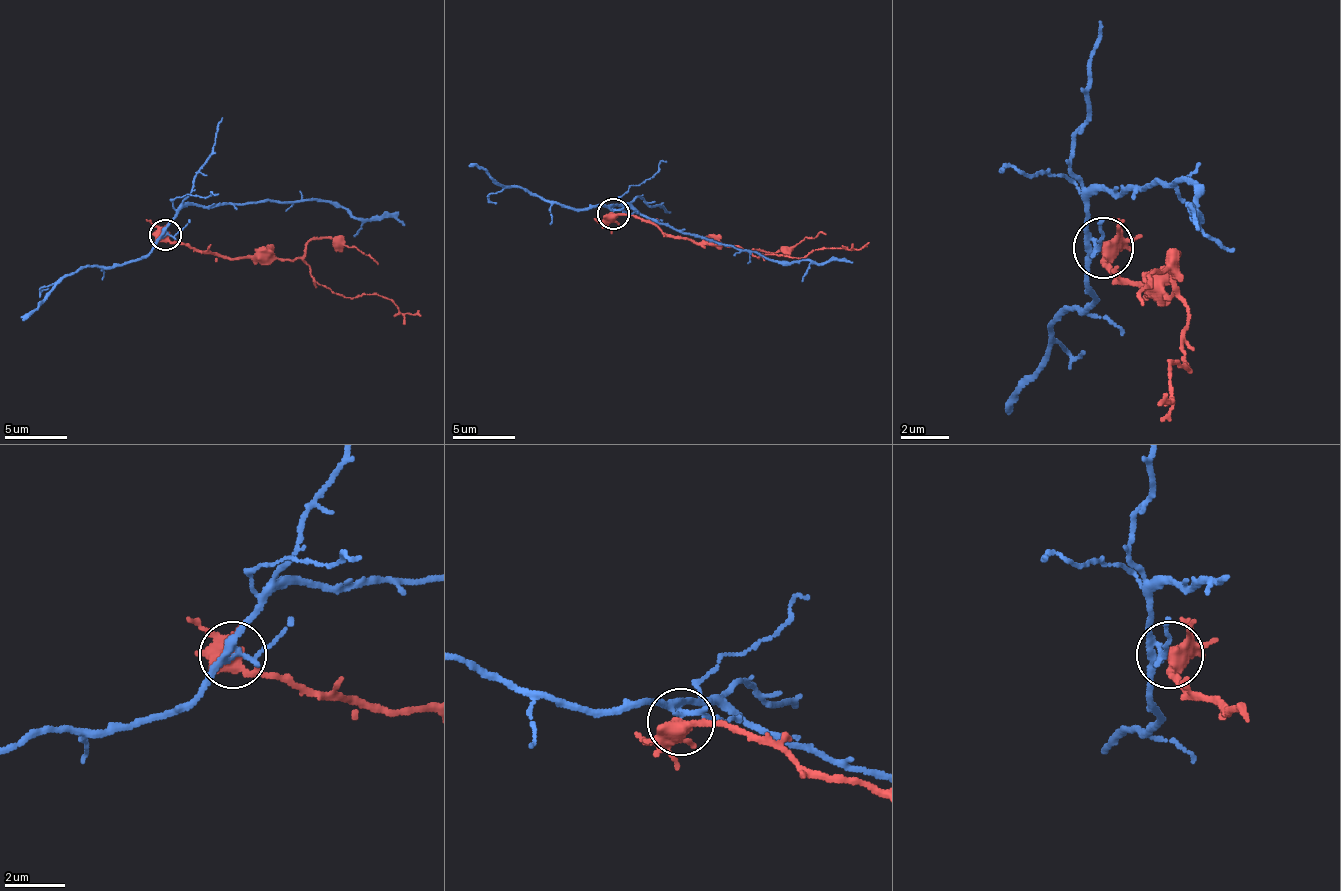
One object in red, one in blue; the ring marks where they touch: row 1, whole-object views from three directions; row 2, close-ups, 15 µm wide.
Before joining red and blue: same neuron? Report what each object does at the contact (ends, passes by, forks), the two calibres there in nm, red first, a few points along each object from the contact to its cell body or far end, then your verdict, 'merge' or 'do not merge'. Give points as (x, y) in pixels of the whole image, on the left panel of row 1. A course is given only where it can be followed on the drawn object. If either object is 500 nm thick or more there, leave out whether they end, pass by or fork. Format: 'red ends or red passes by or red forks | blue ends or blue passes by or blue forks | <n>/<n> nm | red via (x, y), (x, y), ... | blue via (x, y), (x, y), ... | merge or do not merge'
red forks | blue forks | 400/190 nm | red via (164, 235), (217, 257), (299, 257), (321, 286), (346, 298), (384, 295), (402, 314), (421, 317) | blue via (164, 235), (167, 223), (189, 204), (327, 201), (365, 220), (396, 217), (406, 226) | do not merge

